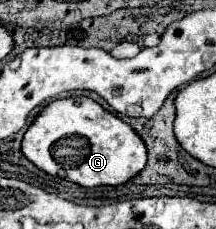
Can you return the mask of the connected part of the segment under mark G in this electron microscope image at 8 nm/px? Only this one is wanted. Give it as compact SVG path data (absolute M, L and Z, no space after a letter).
M88 96L50 102L28 126L22 152L46 174L66 178L86 188L124 184L146 166L146 146L142 138L126 122Z

